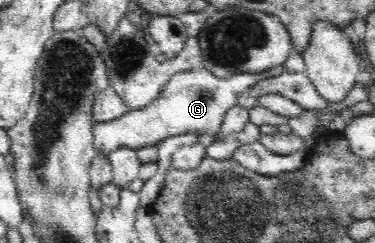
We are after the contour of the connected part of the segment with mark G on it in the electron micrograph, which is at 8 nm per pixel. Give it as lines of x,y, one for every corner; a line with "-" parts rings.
279,65
260,73
240,72
224,78
214,76
204,68
178,72
168,79
168,82
162,86
160,94
150,104
130,110
114,120
94,123
92,145
97,152
109,155
112,150
122,146
137,150
150,144
156,145
164,138
179,134
216,134
221,131
225,114
237,105
238,94
246,93
252,84
256,84
262,78
279,76
285,71
286,66

